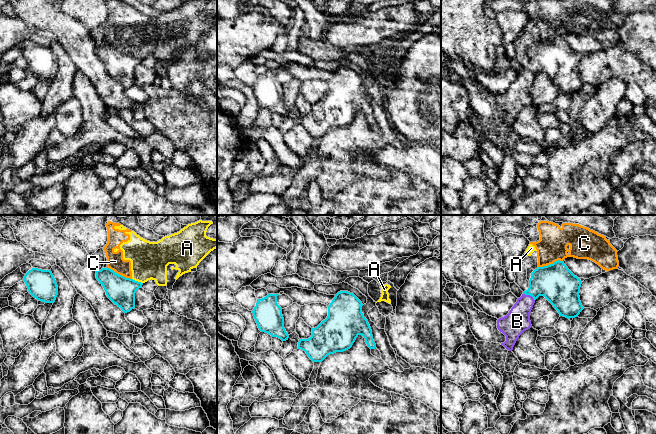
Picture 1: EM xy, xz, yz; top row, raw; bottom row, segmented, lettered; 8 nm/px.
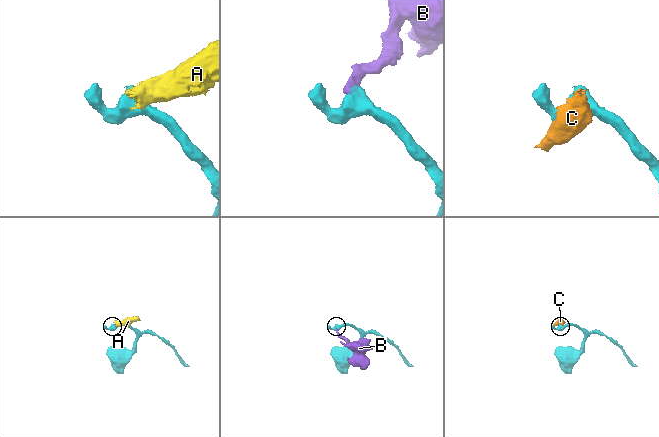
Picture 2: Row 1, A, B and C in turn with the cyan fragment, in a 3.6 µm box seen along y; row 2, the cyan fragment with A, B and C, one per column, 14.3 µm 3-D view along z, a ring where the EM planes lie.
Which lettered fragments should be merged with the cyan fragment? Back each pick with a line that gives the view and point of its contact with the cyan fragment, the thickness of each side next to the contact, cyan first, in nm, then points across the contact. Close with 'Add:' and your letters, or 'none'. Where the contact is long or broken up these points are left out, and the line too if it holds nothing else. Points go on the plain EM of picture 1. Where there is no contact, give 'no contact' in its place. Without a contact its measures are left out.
B: contact yz (529, 70); calibres 300 and 200 nm; way yz (555, 58), (543, 58), (529, 70), (517, 97)
Add: B

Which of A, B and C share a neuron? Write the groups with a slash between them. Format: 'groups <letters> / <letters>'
groups A C / B

